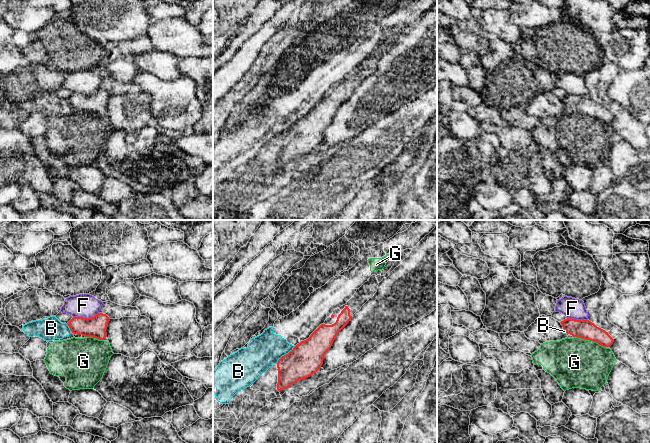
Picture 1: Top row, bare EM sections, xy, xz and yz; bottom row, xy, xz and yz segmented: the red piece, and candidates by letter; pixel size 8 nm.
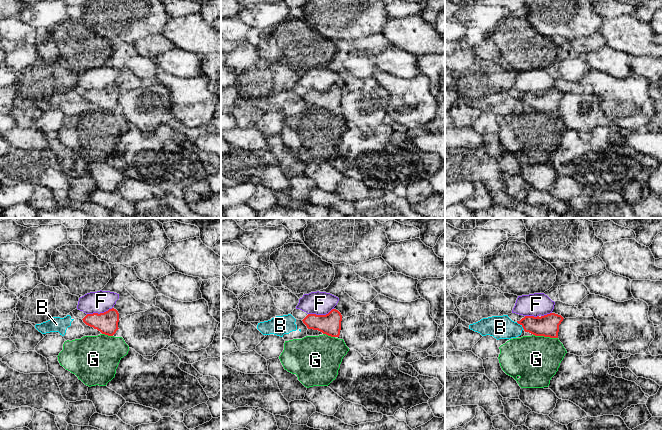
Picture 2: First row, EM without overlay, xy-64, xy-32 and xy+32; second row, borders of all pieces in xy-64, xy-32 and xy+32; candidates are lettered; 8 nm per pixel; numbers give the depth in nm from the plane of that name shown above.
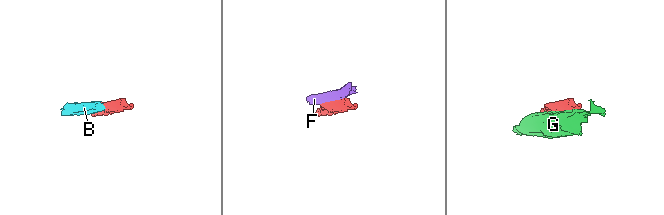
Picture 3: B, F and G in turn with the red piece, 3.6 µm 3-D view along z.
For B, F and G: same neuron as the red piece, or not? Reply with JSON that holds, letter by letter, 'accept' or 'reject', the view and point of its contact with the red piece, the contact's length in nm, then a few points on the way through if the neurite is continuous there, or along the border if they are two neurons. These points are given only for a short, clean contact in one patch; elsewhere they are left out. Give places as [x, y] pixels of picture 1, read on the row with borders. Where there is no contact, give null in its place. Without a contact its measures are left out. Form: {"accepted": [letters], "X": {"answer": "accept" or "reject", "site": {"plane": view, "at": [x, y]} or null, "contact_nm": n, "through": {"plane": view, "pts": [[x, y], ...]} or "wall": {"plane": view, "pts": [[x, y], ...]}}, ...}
{"accepted": [], "B": {"answer": "reject", "site": {"plane": "xz", "at": [286, 354]}, "contact_nm": 200, "wall": {"plane": "xz", "pts": [[294, 346], [276, 363]]}}, "F": {"answer": "reject", "site": {"plane": "xy", "at": [85, 318]}, "contact_nm": 220}, "G": {"answer": "reject", "site": {"plane": "yz", "at": [590, 340]}, "contact_nm": 280}}

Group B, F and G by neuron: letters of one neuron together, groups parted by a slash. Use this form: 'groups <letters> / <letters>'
groups B / F / G

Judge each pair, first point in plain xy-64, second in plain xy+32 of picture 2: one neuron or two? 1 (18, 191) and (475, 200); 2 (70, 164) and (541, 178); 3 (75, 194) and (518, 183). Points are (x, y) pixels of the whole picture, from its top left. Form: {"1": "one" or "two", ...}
{"1": "two", "2": "two", "3": "one"}

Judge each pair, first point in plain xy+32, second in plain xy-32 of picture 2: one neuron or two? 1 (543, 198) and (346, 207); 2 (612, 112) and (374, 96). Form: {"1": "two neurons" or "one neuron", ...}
{"1": "one neuron", "2": "two neurons"}

